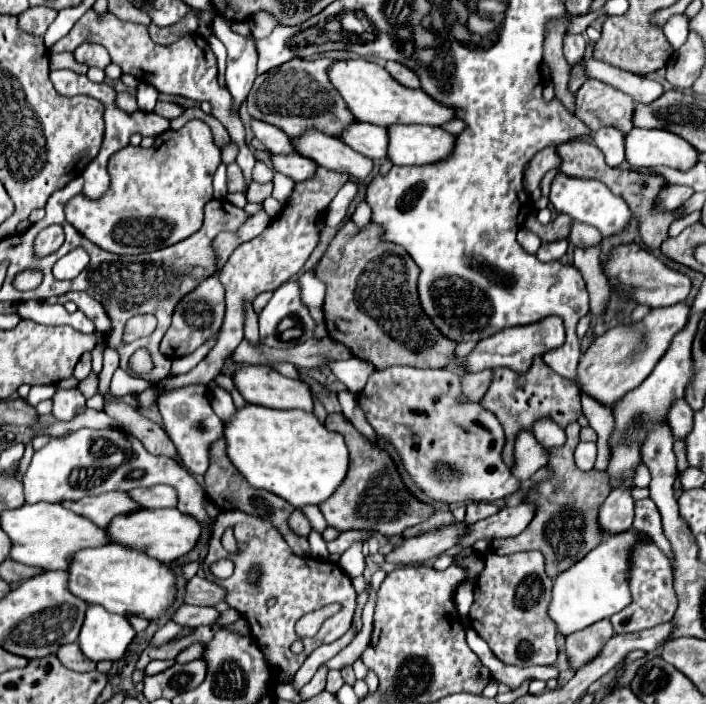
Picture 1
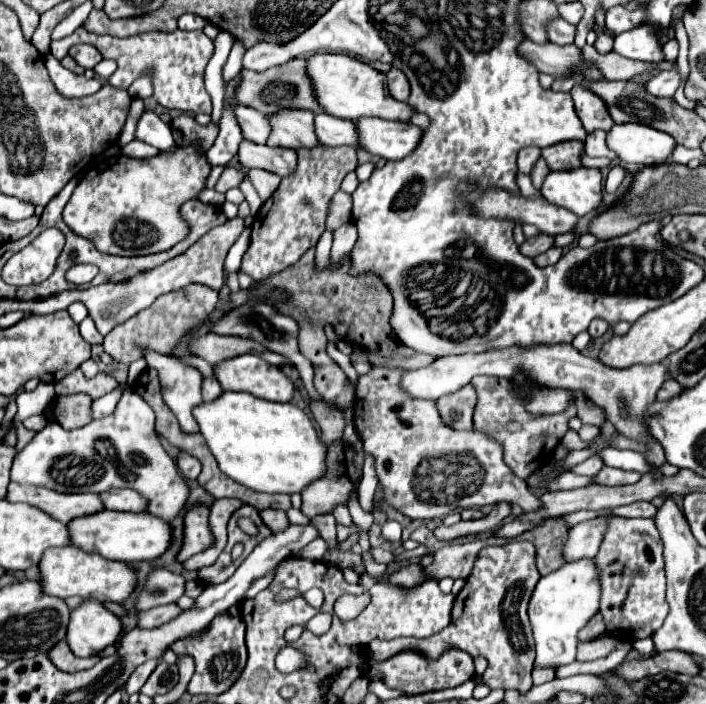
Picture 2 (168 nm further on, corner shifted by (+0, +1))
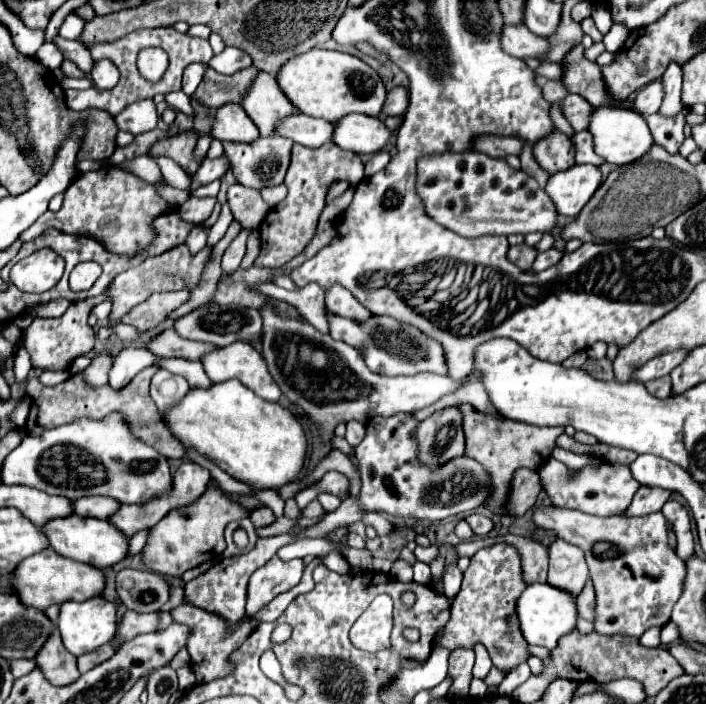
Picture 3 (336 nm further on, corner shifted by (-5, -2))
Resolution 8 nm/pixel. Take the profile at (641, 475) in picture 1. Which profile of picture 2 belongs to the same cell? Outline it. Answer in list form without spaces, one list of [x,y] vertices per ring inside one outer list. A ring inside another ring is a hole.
[[[603,467],[603,471],[599,471],[599,475],[595,479],[597,479],[597,483],[603,483],[603,485],[629,485],[629,483],[637,483],[641,479],[641,473],[623,471],[623,469],[615,469],[615,467]]]

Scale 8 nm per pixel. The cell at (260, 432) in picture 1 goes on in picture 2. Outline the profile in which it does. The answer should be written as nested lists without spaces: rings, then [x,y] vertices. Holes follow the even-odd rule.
[[[223,393],[217,401],[203,403],[193,409],[211,453],[219,469],[237,483],[259,493],[301,493],[305,487],[321,479],[327,471],[327,445],[317,435],[311,419],[293,403],[271,403],[251,397],[249,393]]]

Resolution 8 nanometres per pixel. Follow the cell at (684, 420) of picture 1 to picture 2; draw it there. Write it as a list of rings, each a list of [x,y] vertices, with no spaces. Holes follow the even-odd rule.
[[[667,379],[667,381],[663,383],[663,387],[659,389],[659,393],[657,393],[657,399],[659,399],[659,401],[671,401],[671,399],[679,397],[681,391],[683,391],[683,387],[681,387],[675,379]]]

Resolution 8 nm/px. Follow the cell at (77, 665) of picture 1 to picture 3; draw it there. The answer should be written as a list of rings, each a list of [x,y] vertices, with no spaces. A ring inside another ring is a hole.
[[[58,632],[50,634],[34,660],[52,686],[68,686],[80,678],[80,672],[76,668],[76,656],[72,656],[64,648]]]

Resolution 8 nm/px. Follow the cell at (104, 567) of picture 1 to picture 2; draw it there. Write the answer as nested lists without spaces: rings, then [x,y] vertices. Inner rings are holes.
[[[75,545],[59,547],[59,549],[49,549],[43,555],[41,561],[41,585],[43,591],[61,599],[79,595],[85,599],[97,599],[97,601],[113,601],[113,603],[123,603],[125,599],[131,597],[131,593],[137,587],[137,577],[135,577],[135,567],[123,561],[111,561],[101,557],[99,553],[87,553]]]

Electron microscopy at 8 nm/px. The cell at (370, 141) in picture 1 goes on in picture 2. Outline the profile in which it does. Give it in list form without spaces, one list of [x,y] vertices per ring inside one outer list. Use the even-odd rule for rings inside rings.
[[[317,113],[315,117],[315,133],[319,133],[319,139],[323,139],[325,145],[329,147],[339,147],[339,145],[349,145],[355,149],[361,149],[359,145],[359,131],[355,121],[331,117],[327,113]]]

